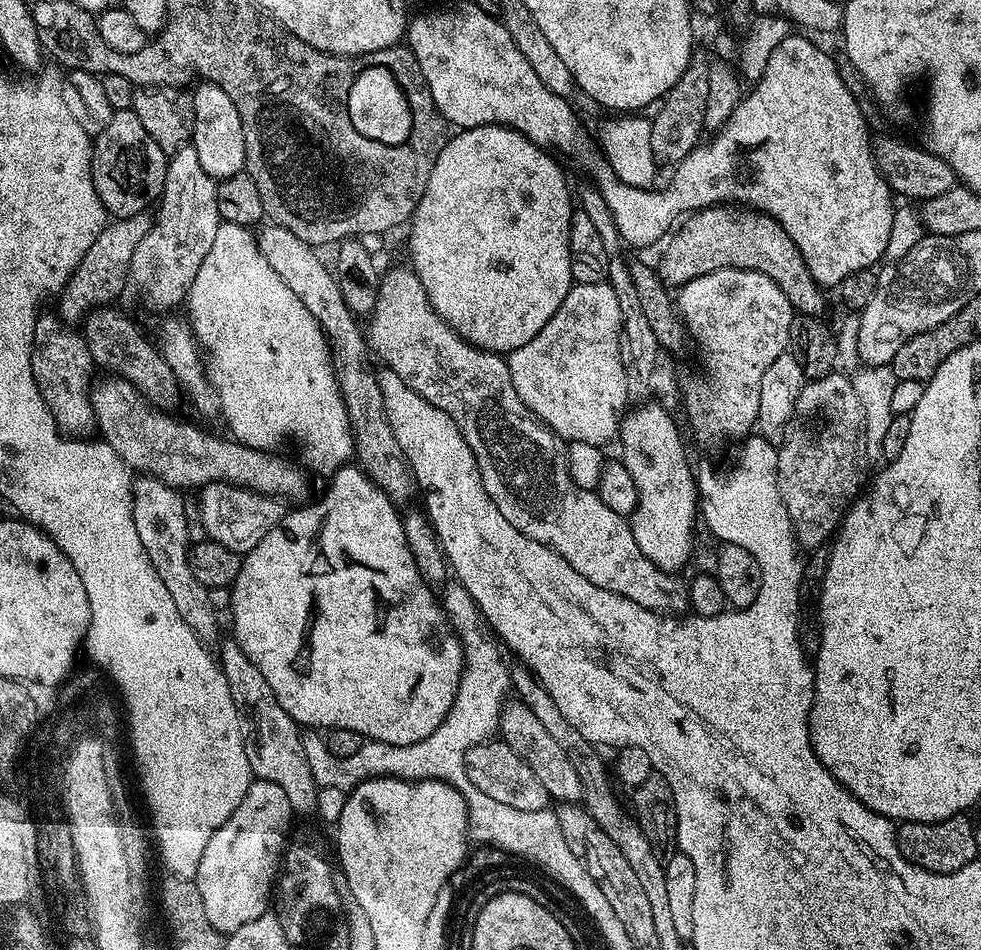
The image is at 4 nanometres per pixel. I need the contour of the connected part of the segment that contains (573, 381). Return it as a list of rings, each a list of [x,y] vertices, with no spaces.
[[[607,282],[573,283],[558,314],[526,346],[507,353],[506,359],[518,398],[561,440],[604,446],[607,440],[617,439],[624,403],[629,403],[630,397],[624,373],[618,294]]]

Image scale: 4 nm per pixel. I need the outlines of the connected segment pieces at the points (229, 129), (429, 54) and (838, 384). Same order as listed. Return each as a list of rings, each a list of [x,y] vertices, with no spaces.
[[[205,80],[198,84],[191,93],[195,112],[191,145],[202,170],[219,182],[245,169],[245,135],[242,134],[241,115],[230,96],[217,84]]]
[[[476,3],[460,4],[445,12],[413,15],[408,22],[406,46],[414,54],[416,64],[422,70],[422,78],[426,78],[426,86],[430,86],[430,98],[434,98],[434,106],[449,125],[463,130],[483,124],[503,124],[506,128],[521,132],[538,147],[551,150],[561,157],[573,156],[576,160],[591,158],[592,144],[588,141],[588,132],[580,125],[575,110],[568,105],[571,103],[545,86],[542,78],[534,74],[530,62],[522,58],[522,50],[514,46],[514,38],[510,38],[506,26],[496,16],[483,12]]]
[[[842,372],[805,383],[796,414],[776,453],[776,485],[792,519],[796,543],[805,549],[833,539],[869,479],[862,402],[858,402],[851,379]]]

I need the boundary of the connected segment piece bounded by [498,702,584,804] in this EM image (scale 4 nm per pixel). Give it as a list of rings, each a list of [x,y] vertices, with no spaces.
[[[523,702],[512,703],[505,703],[504,713],[500,716],[498,732],[504,743],[511,746],[524,759],[530,770],[534,770],[534,775],[540,779],[542,786],[546,786],[552,800],[580,804],[584,799],[582,778],[578,778],[578,770],[574,770],[574,762],[570,762],[566,750],[562,750],[554,734],[550,734],[550,730],[546,730],[546,726],[538,722],[534,710],[530,710]]]

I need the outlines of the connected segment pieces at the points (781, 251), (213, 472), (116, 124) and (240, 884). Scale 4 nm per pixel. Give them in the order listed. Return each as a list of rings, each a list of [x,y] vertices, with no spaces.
[[[732,204],[702,208],[691,213],[671,233],[667,244],[668,249],[665,250],[660,264],[658,263],[658,271],[660,279],[669,286],[682,286],[714,270],[745,268],[766,274],[766,278],[770,278],[780,287],[782,294],[786,294],[786,298],[799,315],[825,315],[825,289],[810,272],[806,253],[798,250],[794,238],[790,238],[783,226],[767,212]]]
[[[111,374],[103,377],[105,380],[97,379],[90,391],[92,394],[92,409],[96,415],[96,424],[102,436],[103,443],[109,444],[126,462],[133,473],[151,476],[153,480],[160,480],[171,488],[181,490],[193,490],[213,483],[236,484],[243,488],[249,488],[253,492],[268,496],[275,496],[282,500],[292,498],[298,500],[308,492],[308,480],[305,474],[296,466],[283,462],[282,459],[272,456],[276,455],[263,449],[246,447],[241,442],[227,438],[220,440],[216,436],[204,434],[198,427],[187,424],[184,420],[175,420],[175,415],[167,411],[152,407],[141,392],[130,382],[126,382],[120,376]]]
[[[130,110],[113,112],[110,122],[95,137],[92,149],[92,177],[105,213],[112,218],[148,212],[164,195],[168,156],[146,134],[142,122]]]
[[[253,779],[252,785],[246,790],[246,798],[238,802],[238,810],[234,810],[228,821],[214,830],[214,838],[206,842],[206,850],[202,850],[202,862],[198,862],[195,881],[198,894],[202,894],[202,902],[206,906],[206,918],[210,918],[210,926],[217,928],[221,934],[230,934],[238,930],[238,926],[246,926],[246,922],[254,922],[254,918],[262,918],[262,914],[269,911],[284,850],[294,828],[292,819],[294,813],[290,798],[286,798],[282,786],[269,780]]]

